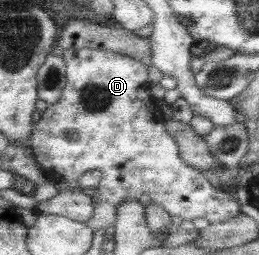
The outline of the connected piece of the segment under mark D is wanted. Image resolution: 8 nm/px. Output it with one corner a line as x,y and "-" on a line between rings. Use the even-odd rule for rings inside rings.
68,49
62,56
66,72
64,90
60,98
48,105
41,112
40,120
34,123
33,140
29,147
42,170
58,176
54,182
67,180
74,191
62,191
57,198
40,202
36,208
44,214
83,222
93,231
114,226
116,213
122,202
138,200
142,194
146,194
152,204
161,206
170,216
178,216
180,220
205,218
210,223
220,223
241,213
234,194
219,192
201,170
188,166
180,158
177,142
166,130
166,125
156,119
156,99
149,93
149,70
144,64
140,64
138,59
106,49
-
90,170
99,170
101,174
95,196
86,195
84,188
77,183

